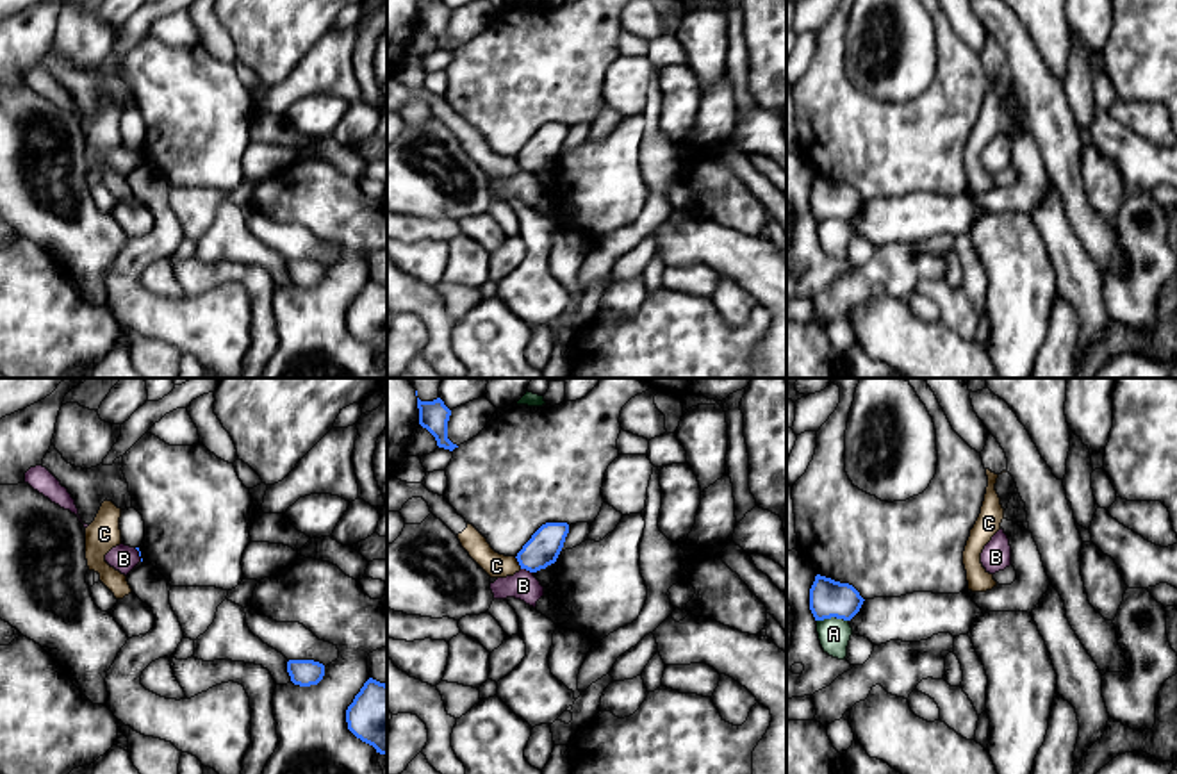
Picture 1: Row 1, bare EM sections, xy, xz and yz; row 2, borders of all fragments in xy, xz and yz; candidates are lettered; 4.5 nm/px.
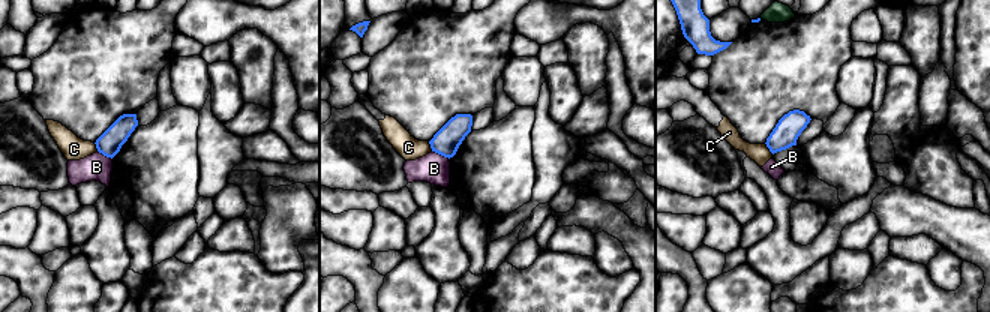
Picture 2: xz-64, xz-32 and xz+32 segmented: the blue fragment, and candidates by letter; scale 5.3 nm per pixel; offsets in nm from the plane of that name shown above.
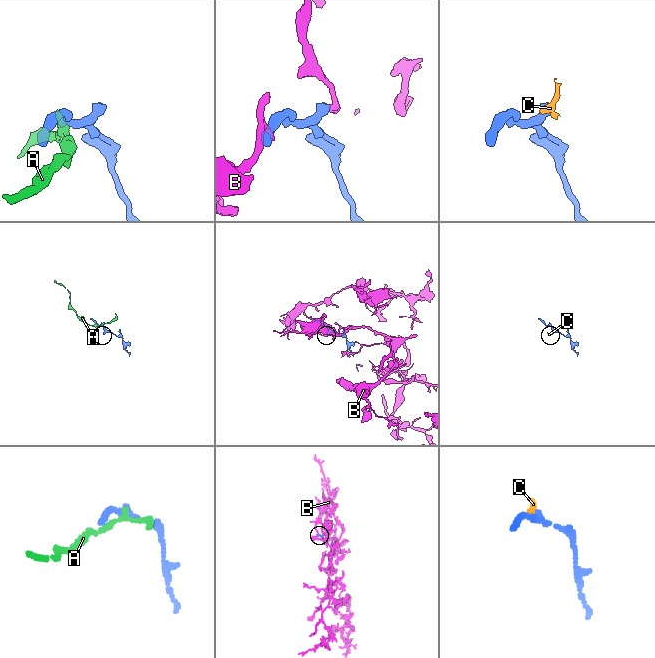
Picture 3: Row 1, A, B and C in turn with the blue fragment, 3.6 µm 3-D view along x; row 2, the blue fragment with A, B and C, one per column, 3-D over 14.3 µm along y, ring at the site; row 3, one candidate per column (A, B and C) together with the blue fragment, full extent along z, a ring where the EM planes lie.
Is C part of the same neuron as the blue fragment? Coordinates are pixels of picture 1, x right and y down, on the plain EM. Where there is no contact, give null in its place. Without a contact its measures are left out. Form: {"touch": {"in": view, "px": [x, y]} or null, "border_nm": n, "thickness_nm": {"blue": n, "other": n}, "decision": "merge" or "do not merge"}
{"touch": {"in": "xz", "px": [518, 161]}, "border_nm": 70, "thickness_nm": {"blue": 150, "other": 110}, "decision": "do not merge"}

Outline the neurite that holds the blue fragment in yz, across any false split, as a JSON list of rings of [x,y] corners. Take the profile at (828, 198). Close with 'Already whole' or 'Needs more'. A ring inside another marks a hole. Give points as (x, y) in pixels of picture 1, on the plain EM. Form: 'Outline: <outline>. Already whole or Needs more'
Outline: [[[820,175],[815,177],[810,189],[810,210],[815,221],[831,218],[851,221],[860,212],[863,202],[852,185]]]. Already whole

